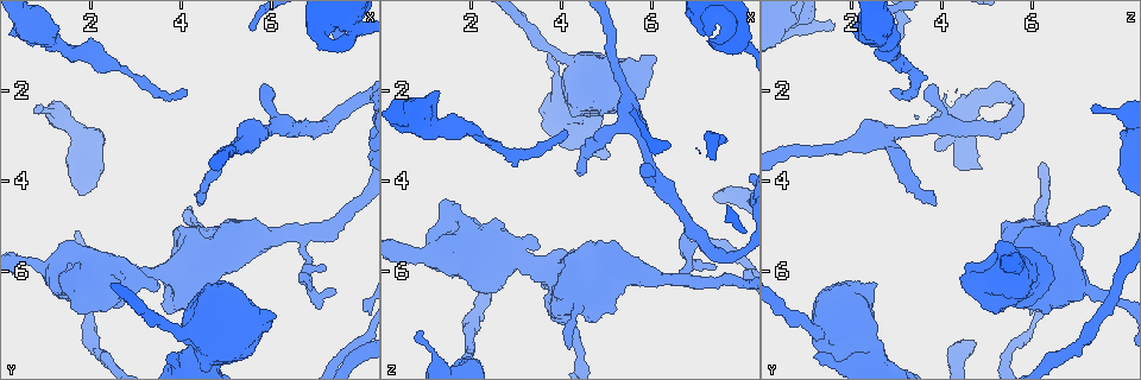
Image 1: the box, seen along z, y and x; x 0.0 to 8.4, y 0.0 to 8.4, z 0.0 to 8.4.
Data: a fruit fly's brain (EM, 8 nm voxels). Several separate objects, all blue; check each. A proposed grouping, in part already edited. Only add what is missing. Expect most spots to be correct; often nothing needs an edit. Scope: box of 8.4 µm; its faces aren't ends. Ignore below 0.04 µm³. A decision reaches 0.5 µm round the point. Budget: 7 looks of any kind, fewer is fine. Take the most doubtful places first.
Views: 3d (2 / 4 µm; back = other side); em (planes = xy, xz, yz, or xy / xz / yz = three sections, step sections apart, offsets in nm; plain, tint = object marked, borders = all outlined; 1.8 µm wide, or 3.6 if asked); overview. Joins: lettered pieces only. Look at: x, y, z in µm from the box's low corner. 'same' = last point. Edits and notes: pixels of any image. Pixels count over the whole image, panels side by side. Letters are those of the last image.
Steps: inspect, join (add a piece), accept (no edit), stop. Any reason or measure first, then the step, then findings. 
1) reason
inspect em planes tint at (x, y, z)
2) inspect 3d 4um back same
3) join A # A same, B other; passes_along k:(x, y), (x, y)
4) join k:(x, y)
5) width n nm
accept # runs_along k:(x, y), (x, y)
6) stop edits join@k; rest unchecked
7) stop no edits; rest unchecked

end of a long branch
inspect em planes borders at (0.80, 2.40, 7.35)

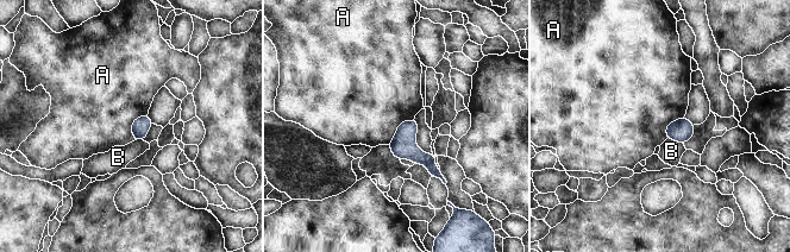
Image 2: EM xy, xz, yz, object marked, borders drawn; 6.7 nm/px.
accept # A other, B other; border 2:(413, 119), (402, 121), (388, 144); no lettered piece goes on from it

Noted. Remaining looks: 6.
free end
inspect em xy step 4 tint at (4.20, 2.15, 2.95)

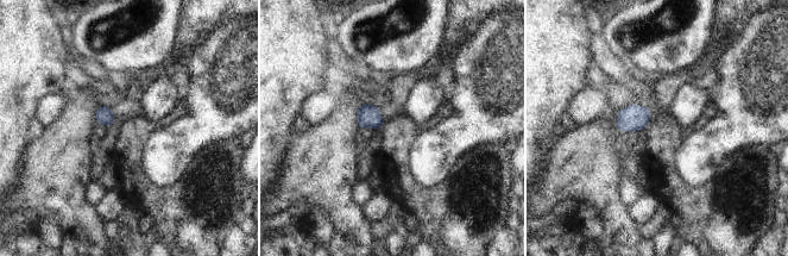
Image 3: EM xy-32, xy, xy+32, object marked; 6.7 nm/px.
cut it another way
inspect em planes borders same

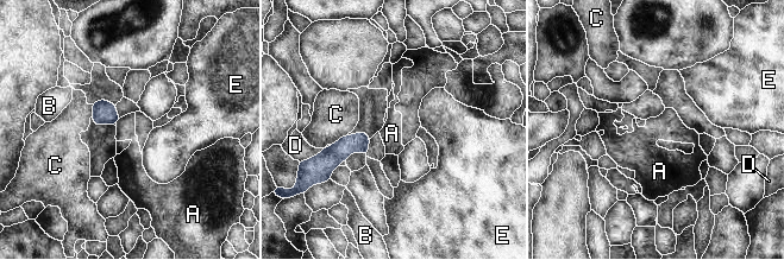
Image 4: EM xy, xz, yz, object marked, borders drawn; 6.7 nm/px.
longest_contact C 140 nm
accept # A other, B other, C other, D other, E other; border 4:(120, 118), (115, 122); no lettered piece goes on from it

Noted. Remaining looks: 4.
an open end
inspect em xz step 4 tint at (5.80, 1.90, 3.75)

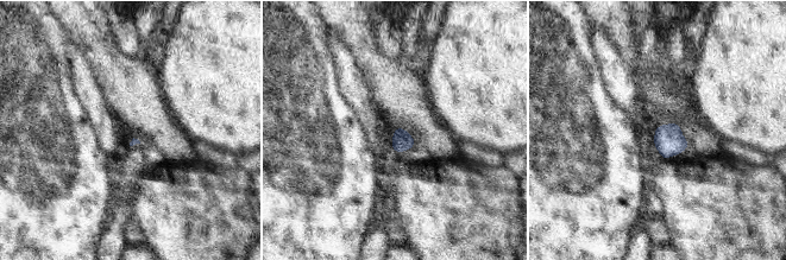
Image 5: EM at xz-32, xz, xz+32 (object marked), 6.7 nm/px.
inspect em planes borders same

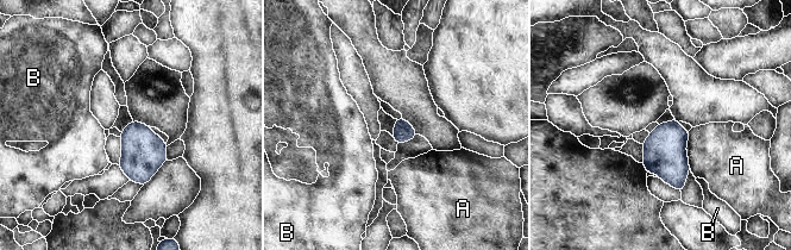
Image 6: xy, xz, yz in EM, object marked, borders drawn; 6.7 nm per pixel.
accept # A other, B other; border 6:(688, 131), (686, 156), (690, 168); no lettered piece goes on from it

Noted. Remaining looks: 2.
stop no edits; rest unchecked

